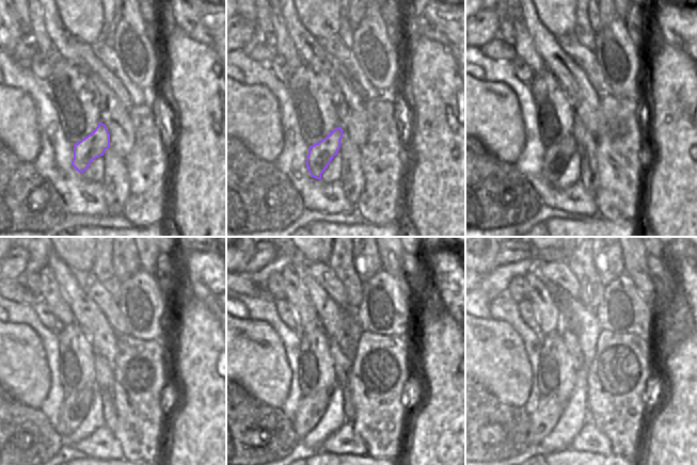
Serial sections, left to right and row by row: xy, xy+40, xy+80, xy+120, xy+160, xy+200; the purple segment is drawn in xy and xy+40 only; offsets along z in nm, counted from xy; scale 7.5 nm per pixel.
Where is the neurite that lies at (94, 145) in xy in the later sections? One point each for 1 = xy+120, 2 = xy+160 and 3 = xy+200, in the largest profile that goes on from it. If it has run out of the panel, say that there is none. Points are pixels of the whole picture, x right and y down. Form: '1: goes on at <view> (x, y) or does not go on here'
1: goes on at xy+120 (76, 404)
2: goes on at xy+160 (312, 407)
3: goes on at xy+200 (544, 418)

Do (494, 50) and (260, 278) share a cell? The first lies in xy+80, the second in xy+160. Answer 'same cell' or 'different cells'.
different cells

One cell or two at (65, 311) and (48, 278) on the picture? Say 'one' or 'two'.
one

